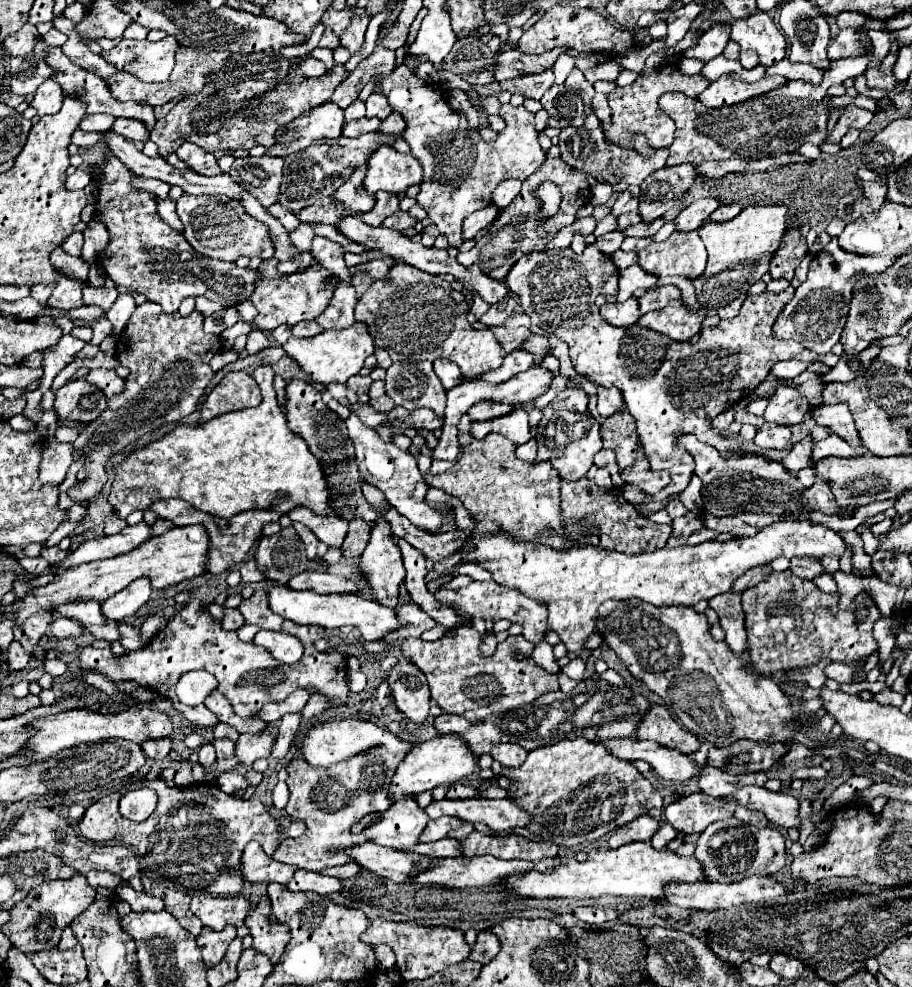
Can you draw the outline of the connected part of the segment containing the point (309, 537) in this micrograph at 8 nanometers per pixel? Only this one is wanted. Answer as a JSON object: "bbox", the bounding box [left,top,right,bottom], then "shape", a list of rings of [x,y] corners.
{"bbox":[292,523,318,559],"shape":[[[294,523],[292,527],[294,527],[296,533],[300,535],[300,539],[304,541],[308,559],[314,559],[314,557],[316,557],[316,547],[318,547],[318,539],[316,539],[316,535],[314,535],[310,529],[306,529],[306,525],[302,525],[302,523]]]}

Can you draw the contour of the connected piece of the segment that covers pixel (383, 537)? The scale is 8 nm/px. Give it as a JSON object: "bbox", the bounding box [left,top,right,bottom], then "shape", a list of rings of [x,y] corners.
{"bbox":[360,513,404,609],"shape":[[[378,513],[378,523],[372,527],[372,535],[366,551],[362,553],[360,569],[364,571],[372,595],[390,609],[396,609],[400,597],[400,583],[404,581],[404,563],[400,547],[394,539],[390,523]]]}

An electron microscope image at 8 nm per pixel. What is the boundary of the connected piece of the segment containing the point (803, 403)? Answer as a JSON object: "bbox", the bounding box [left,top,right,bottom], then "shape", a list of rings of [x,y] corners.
{"bbox":[764,385,808,425],"shape":[[[784,385],[778,387],[776,395],[768,399],[768,409],[764,413],[764,419],[780,425],[798,425],[802,423],[806,413],[808,413],[808,399],[800,395],[798,389]]]}

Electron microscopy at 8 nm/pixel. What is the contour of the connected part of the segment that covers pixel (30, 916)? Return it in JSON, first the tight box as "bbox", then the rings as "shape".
{"bbox":[2,873,96,953],"shape":[[[80,873],[66,881],[46,881],[40,887],[34,887],[28,897],[10,909],[10,921],[2,927],[2,933],[22,953],[54,949],[62,937],[62,931],[74,921],[74,917],[86,911],[90,901],[94,901],[94,893],[96,889],[90,887],[86,877]]]}

